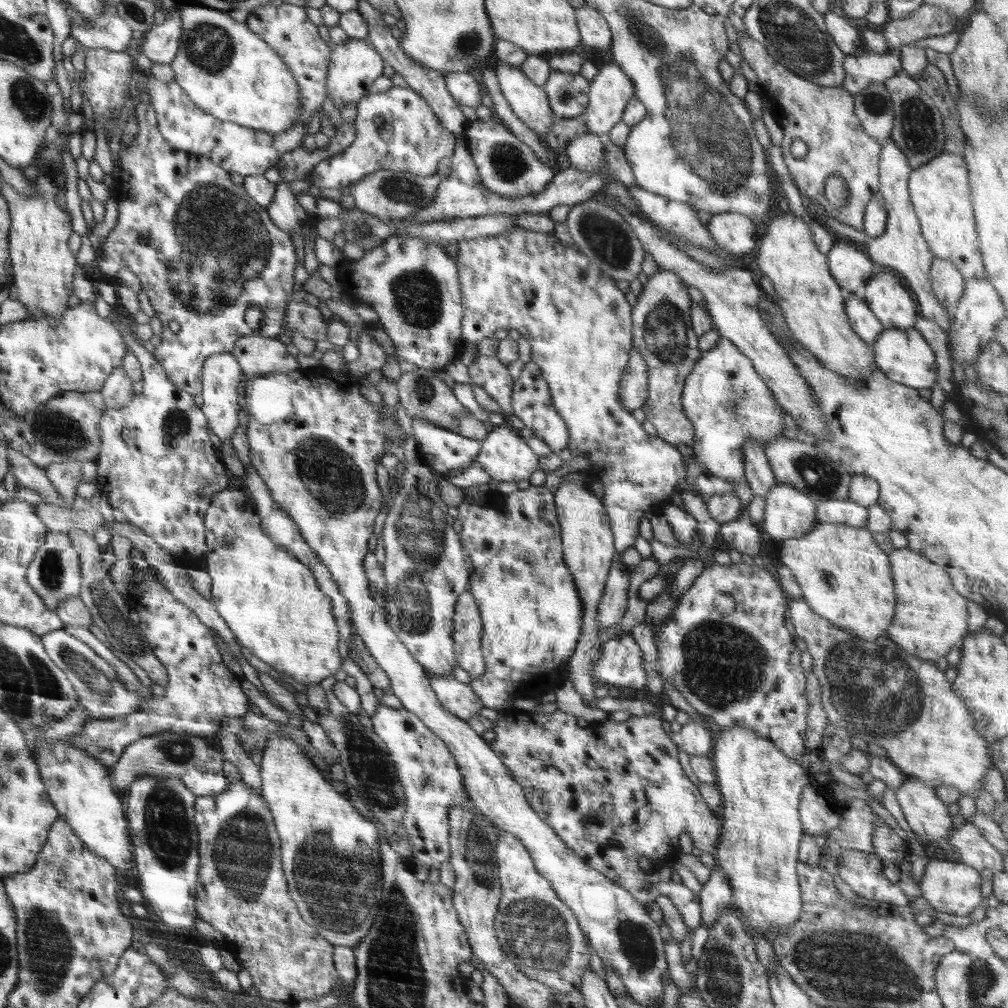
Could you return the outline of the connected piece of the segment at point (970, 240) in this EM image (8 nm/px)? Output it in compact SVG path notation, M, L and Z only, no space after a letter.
M944 150L928 164L920 165L910 173L908 190L912 208L920 223L920 232L933 256L950 260L965 281L974 278L982 280L987 276L978 244L966 165L962 154Z

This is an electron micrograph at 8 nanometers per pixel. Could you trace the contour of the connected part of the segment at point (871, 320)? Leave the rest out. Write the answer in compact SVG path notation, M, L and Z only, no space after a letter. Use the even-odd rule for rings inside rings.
M861 292L846 293L844 310L850 326L864 342L873 343L884 330L883 324L874 316Z

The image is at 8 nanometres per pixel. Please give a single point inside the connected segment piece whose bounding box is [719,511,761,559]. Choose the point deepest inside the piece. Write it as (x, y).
(742, 534)

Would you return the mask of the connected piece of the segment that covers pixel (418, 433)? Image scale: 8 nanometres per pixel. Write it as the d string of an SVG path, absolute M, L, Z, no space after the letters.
M412 418L412 430L423 462L437 475L472 465L480 452L480 440L428 424L426 420Z

